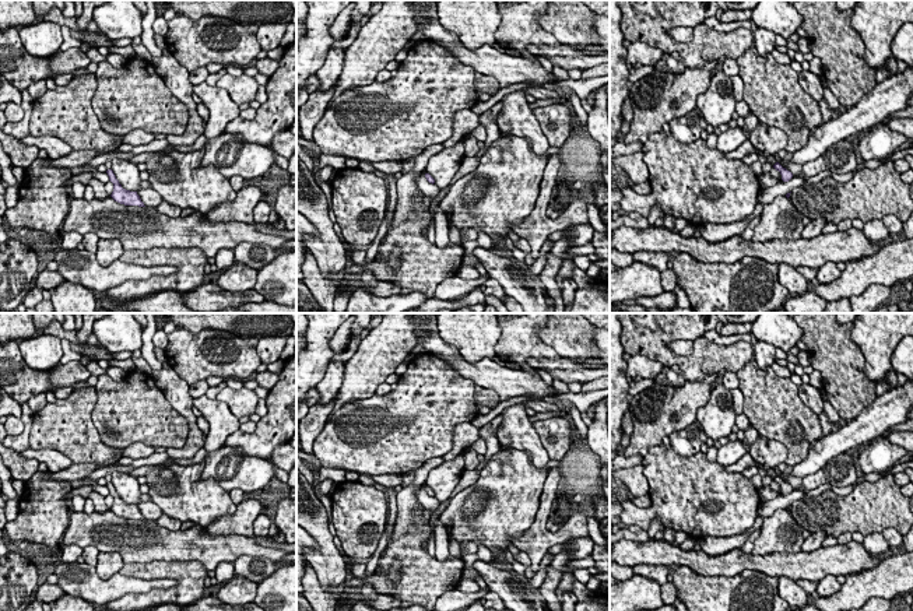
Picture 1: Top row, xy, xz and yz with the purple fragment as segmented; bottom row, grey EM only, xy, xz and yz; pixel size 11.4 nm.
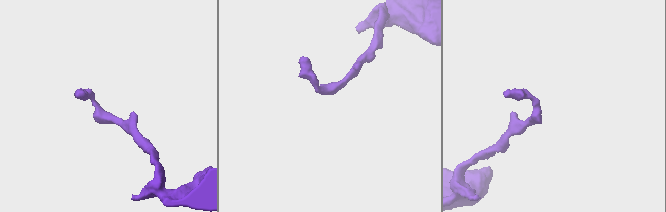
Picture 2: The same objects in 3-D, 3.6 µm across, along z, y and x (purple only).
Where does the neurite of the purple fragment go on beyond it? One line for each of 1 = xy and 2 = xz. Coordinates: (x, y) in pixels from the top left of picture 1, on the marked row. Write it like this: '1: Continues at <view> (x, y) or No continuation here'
1: No continuation here
2: No continuation here

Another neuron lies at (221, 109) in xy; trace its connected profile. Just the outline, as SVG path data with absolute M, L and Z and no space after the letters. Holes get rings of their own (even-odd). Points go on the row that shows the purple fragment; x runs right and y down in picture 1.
M201 82L193 85L193 94L196 94L208 109L208 120L204 130L207 138L218 137L225 131L231 120L239 117L239 105L231 99L227 89Z

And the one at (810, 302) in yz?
M807 291L803 295L790 295L783 306L787 313L825 313L826 301L814 291Z

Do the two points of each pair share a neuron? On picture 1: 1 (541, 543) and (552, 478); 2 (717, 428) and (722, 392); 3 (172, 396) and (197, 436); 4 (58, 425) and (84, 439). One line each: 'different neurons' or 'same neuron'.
1: same neuron
2: same neuron
3: same neuron
4: same neuron

